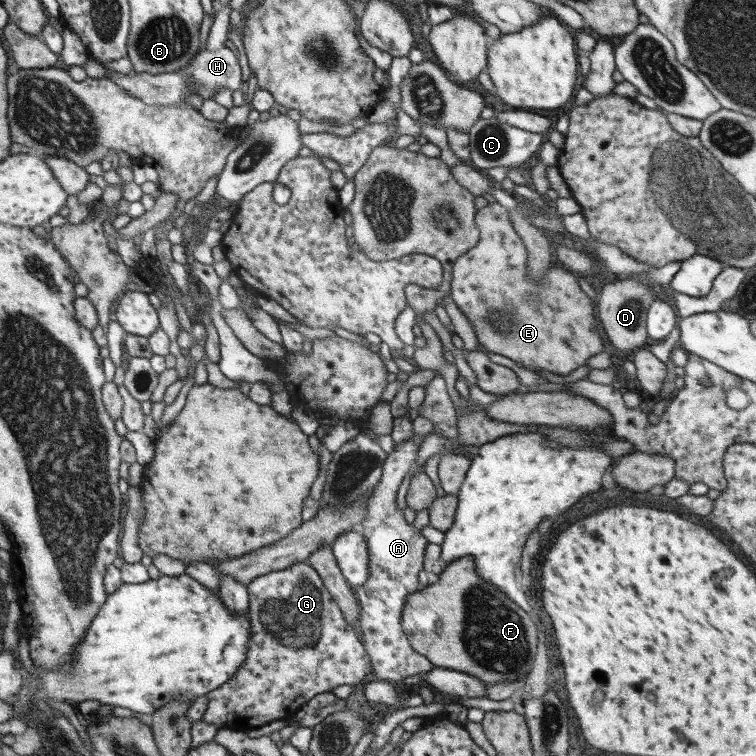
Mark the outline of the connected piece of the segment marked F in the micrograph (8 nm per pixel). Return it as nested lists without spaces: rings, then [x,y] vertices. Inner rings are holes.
[[[472,556],[448,564],[436,583],[409,594],[401,611],[411,647],[436,667],[471,674],[486,686],[519,681],[532,670],[539,643],[536,624],[476,572]]]

